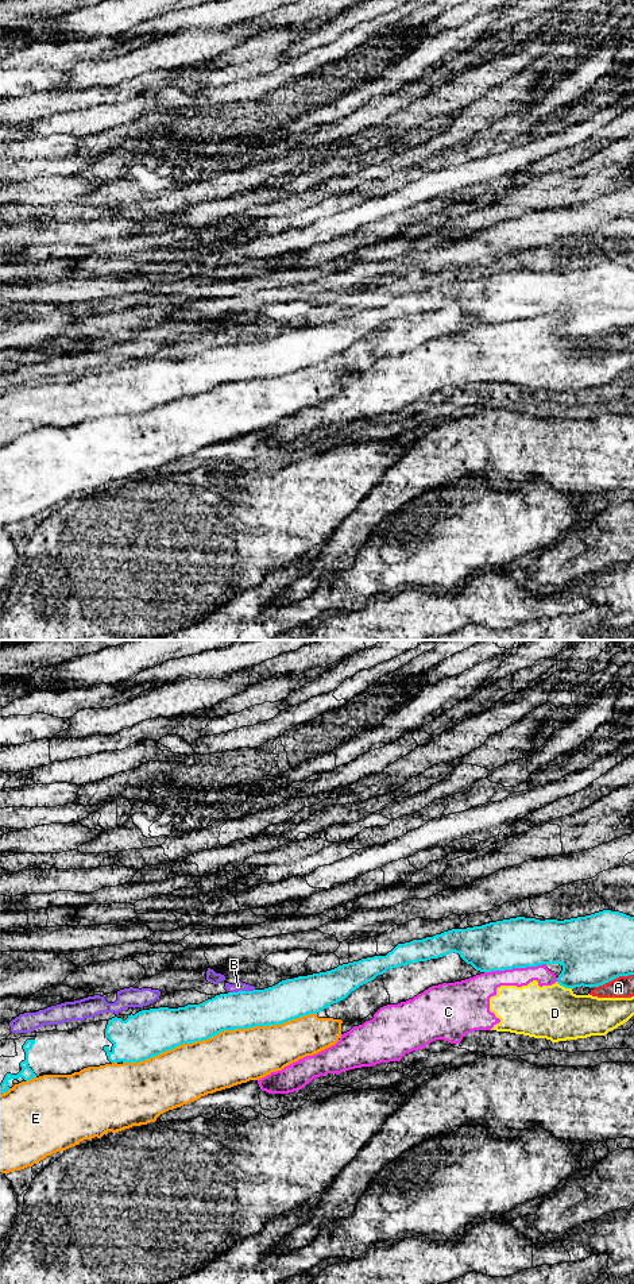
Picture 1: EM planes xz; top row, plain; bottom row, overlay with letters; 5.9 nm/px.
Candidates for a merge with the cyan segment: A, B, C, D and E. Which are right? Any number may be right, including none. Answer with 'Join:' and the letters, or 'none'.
Join: none

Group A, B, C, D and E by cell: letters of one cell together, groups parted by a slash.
A / B / C D / E

